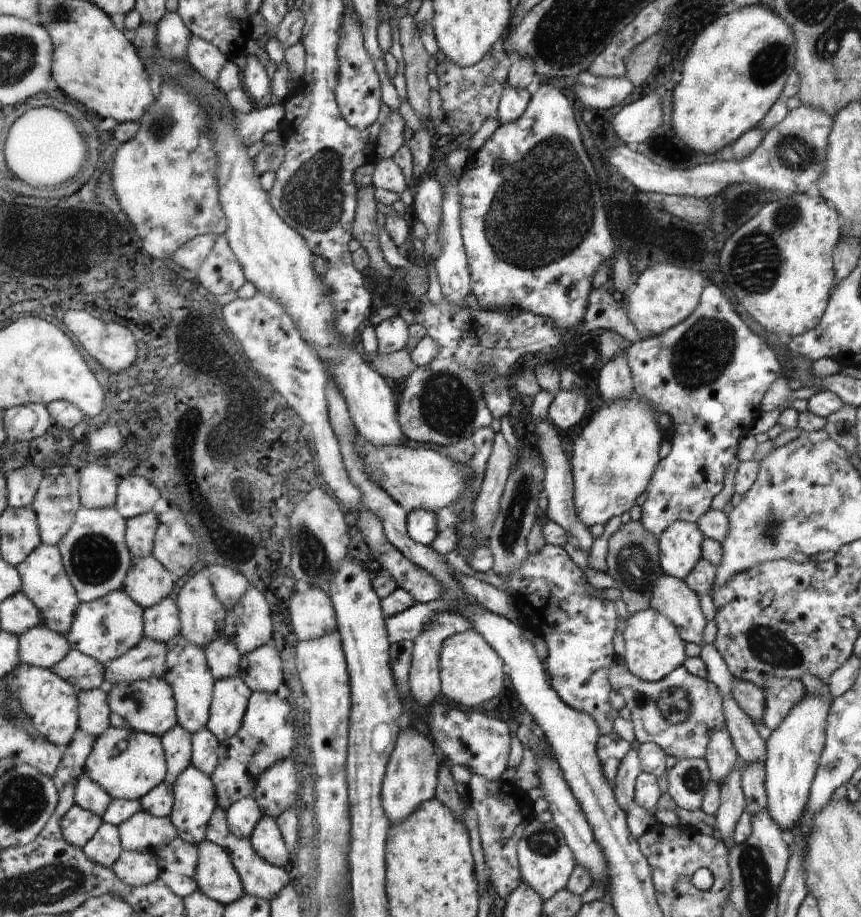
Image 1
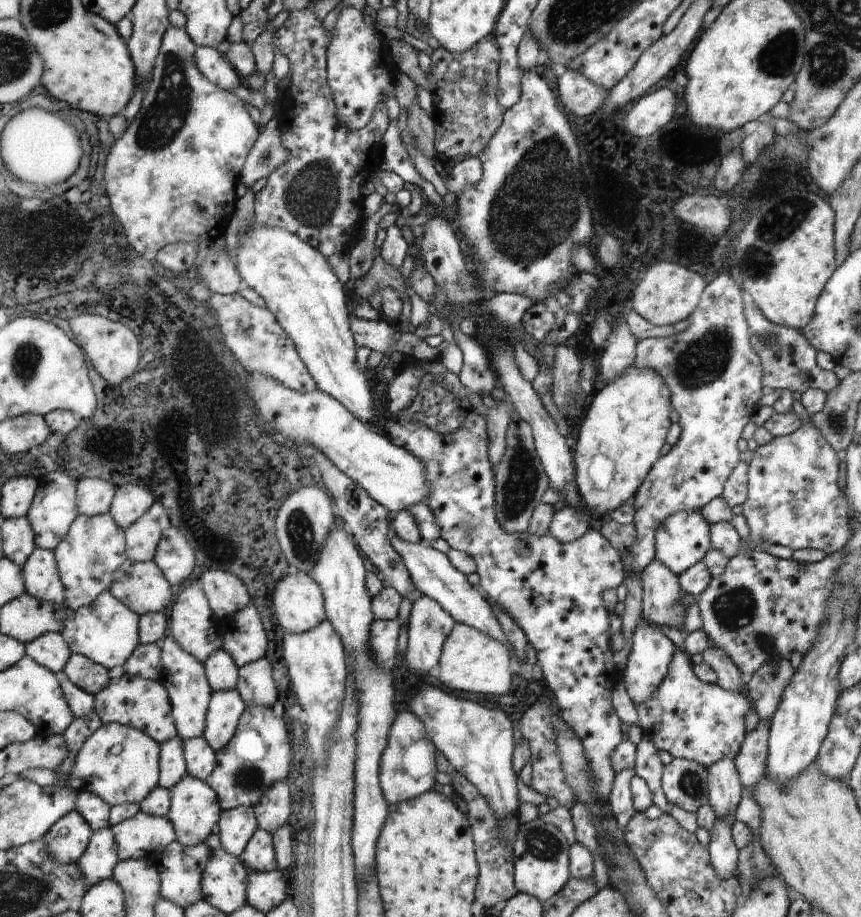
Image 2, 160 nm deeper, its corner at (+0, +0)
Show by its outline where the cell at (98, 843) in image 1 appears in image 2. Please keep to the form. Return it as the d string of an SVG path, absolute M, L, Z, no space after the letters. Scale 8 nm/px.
M110 828L94 832L90 846L77 861L77 866L83 873L85 888L97 885L113 876L113 870L118 864L116 841Z

